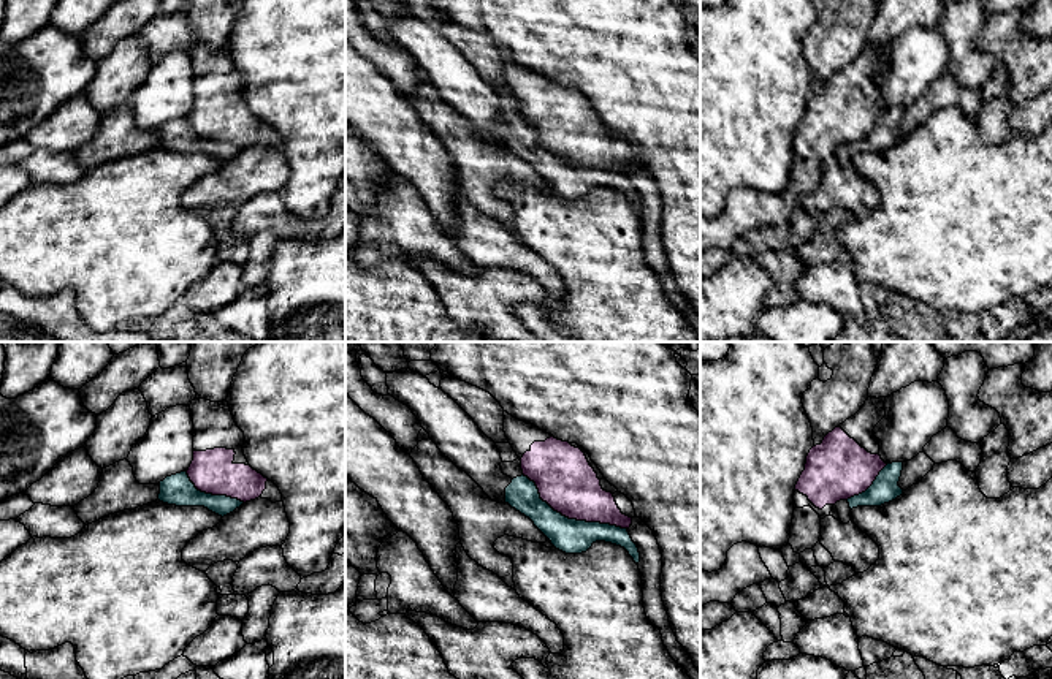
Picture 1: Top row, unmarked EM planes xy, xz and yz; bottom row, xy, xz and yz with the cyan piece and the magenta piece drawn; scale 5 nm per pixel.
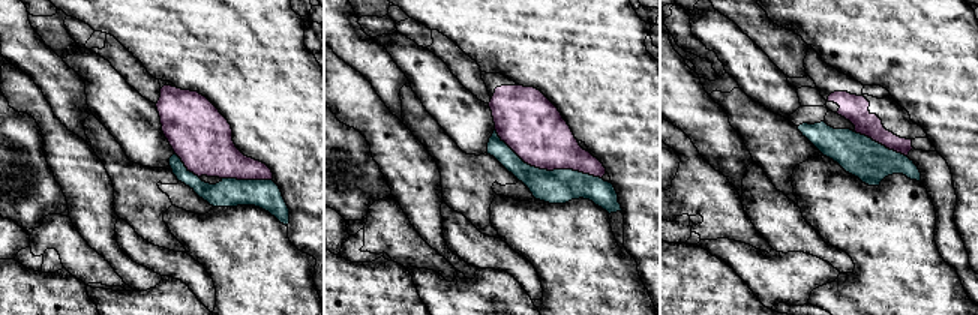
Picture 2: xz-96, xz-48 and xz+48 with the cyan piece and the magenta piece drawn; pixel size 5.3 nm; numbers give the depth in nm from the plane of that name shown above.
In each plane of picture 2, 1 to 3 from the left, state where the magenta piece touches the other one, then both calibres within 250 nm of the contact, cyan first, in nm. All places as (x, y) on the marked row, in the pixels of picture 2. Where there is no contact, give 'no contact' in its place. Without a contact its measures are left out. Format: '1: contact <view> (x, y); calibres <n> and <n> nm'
1: contact xz-96 (248, 180); calibres 160 and 260 nm
2: contact xz-48 (546, 170); calibres 190 and 320 nm
3: contact xz+48 (878, 143); calibres 220 and 140 nm

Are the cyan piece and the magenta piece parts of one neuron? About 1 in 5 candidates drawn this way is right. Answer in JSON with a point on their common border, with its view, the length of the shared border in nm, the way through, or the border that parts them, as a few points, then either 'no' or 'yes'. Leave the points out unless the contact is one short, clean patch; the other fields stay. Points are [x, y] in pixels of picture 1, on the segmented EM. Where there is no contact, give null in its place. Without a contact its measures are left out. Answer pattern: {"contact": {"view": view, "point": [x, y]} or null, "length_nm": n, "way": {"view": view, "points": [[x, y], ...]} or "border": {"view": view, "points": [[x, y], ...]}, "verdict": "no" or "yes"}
{"contact": {"view": "xz", "point": [571, 519]}, "length_nm": 600, "verdict": "no"}

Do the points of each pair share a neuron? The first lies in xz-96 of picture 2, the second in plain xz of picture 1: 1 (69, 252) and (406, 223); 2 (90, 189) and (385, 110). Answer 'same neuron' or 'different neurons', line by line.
1: same neuron
2: same neuron

